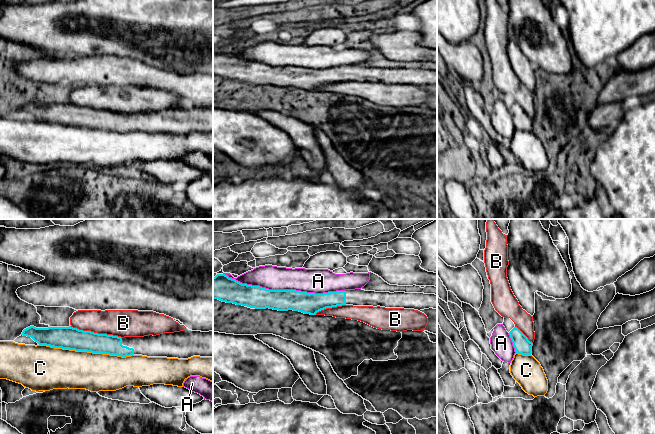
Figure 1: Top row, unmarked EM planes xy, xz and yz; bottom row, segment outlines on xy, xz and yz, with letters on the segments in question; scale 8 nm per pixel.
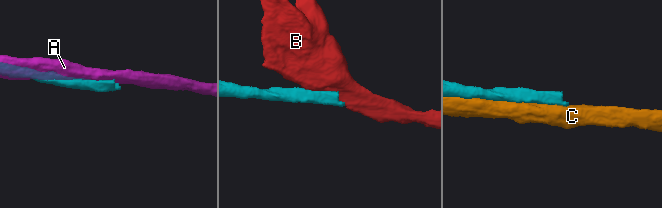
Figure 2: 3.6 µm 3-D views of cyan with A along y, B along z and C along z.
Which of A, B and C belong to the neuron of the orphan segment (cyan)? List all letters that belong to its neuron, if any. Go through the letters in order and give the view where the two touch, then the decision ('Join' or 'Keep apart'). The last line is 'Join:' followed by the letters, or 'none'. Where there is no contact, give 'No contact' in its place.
A: Touches cyan in xz. Keep apart
B: Touches cyan in xy. Keep apart
C: Touches cyan in xy. Keep apart
Join: none

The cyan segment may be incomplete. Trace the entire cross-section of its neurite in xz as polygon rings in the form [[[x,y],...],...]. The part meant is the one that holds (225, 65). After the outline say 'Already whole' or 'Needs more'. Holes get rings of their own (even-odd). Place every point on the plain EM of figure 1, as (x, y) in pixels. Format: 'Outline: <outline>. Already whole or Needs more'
Outline: [[[225,50],[213,53],[213,75],[255,85],[299,87],[316,91],[326,84],[342,81],[404,84],[414,86],[437,85],[437,71],[405,68],[375,68],[362,65],[307,69],[296,66],[269,66],[242,60]]]. Needs more

